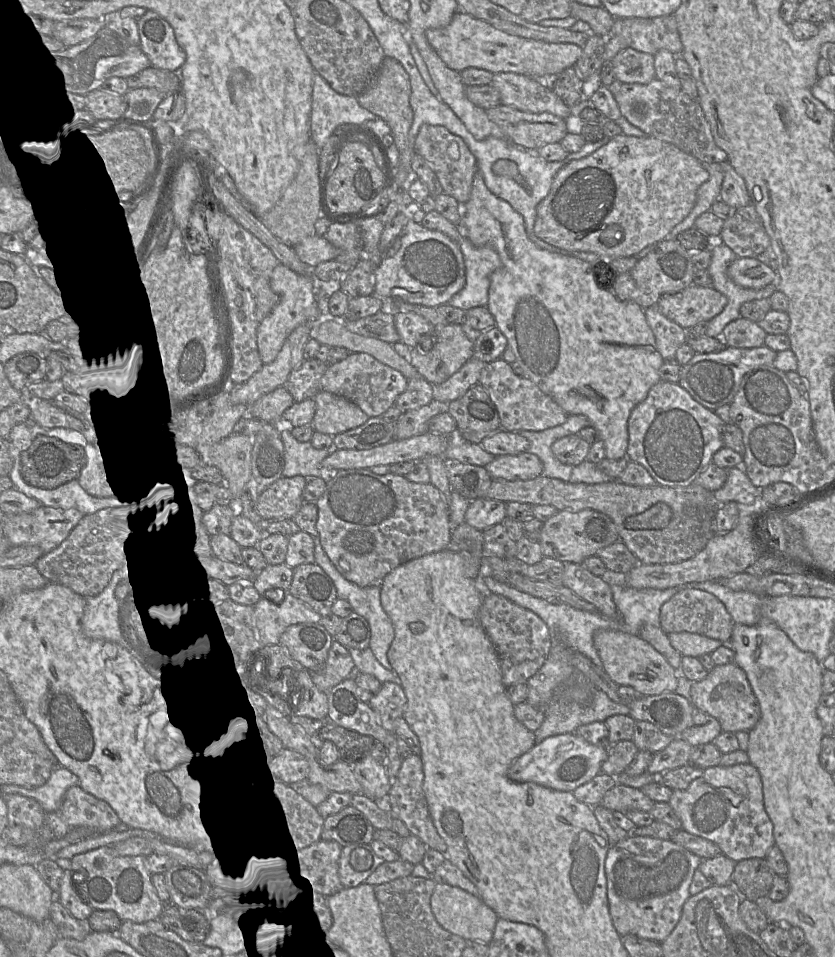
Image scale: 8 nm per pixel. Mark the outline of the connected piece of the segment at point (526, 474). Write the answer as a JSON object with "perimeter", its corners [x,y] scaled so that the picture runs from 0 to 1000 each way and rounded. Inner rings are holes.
{"perimeter":[[[628,472],[619,475],[593,476],[581,490],[590,501],[635,502],[649,496],[650,484],[641,474]]]}

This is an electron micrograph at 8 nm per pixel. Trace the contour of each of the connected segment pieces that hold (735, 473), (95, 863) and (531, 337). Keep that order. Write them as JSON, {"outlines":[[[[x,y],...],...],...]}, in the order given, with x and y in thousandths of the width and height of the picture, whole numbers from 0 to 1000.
{"outlines":[[[[889,487],[869,491],[871,501],[868,505],[862,511],[854,514],[859,525],[862,527],[872,525],[890,528],[901,527],[913,511],[902,507]]],[[[134,884],[90,893],[85,909],[96,936],[103,937],[113,951],[134,951],[146,962],[172,964],[190,960],[198,947],[182,923],[182,913],[175,907],[176,894],[146,894]]],[[[571,178],[564,196],[562,209],[553,214],[553,226],[549,234],[552,239],[552,247],[558,248],[568,257],[588,258],[598,266],[600,278],[587,287],[587,299],[584,303],[583,323],[593,333],[593,341],[605,350],[608,361],[630,390],[629,395],[641,400],[648,409],[659,414],[680,434],[701,434],[708,440],[708,445],[717,454],[719,460],[725,464],[725,479],[740,481],[750,478],[752,467],[752,438],[757,428],[768,421],[777,408],[790,398],[789,386],[795,375],[786,363],[784,351],[777,342],[771,323],[754,315],[744,315],[728,301],[720,298],[710,278],[690,269],[657,263],[646,259],[638,254],[629,239],[628,228],[605,209],[589,203],[580,191],[578,183]]]]}

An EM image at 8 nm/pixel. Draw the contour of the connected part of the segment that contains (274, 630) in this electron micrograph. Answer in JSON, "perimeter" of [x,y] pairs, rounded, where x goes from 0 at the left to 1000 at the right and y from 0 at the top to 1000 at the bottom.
{"perimeter":[[[347,618],[343,619],[341,625],[334,631],[313,624],[303,637],[313,674],[335,673],[335,666],[345,655],[359,651],[380,651],[386,646]]]}

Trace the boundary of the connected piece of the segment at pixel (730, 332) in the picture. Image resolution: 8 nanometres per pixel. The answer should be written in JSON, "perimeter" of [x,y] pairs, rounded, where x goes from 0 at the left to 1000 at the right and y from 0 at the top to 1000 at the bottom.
{"perimeter":[[[886,331],[868,341],[863,354],[872,363],[898,365],[914,362],[917,351],[905,336]]]}

